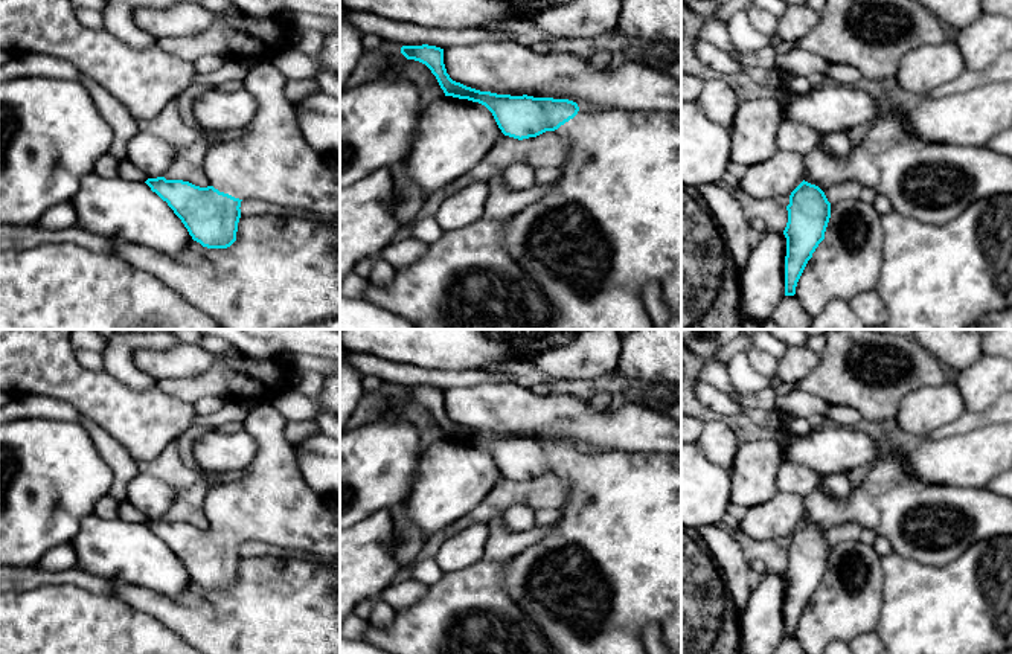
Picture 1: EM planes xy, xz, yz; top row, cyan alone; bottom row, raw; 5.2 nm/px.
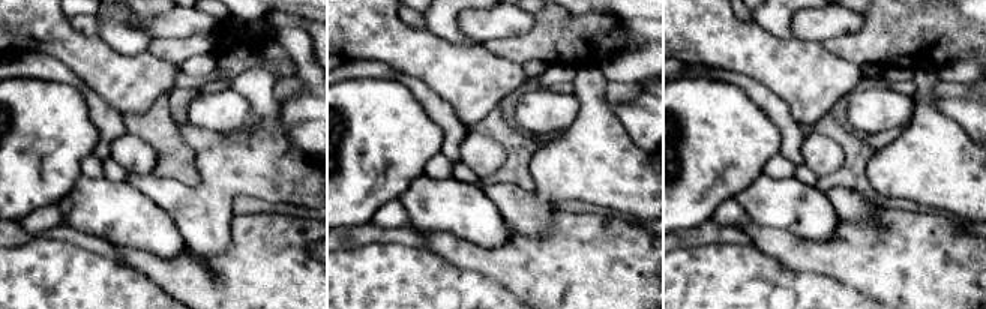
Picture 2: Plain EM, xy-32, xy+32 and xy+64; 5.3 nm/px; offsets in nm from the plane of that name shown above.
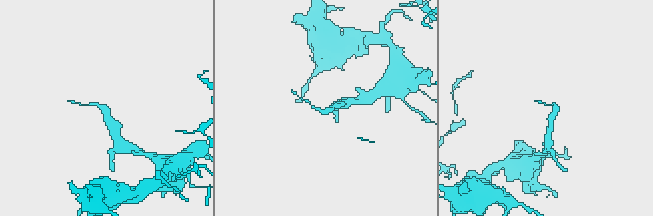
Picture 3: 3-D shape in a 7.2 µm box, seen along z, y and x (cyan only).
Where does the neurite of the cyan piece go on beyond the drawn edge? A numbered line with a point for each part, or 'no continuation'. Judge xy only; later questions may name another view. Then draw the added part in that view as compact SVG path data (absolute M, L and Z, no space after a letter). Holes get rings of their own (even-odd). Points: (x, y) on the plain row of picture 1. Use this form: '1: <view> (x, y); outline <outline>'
1: xy (270, 502); outline M259 404L250 410L239 427L256 439L258 454L244 474L210 488L204 512L210 527L219 534L306 552L329 563L340 556L340 506L308 486L296 447L283 434L285 424L287 419L273 404Z

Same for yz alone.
1: yz (930, 523); outline M886 445L867 466L863 483L846 497L818 488L803 497L805 523L828 527L857 523L886 537L892 552L925 566L942 567L957 559L969 546L998 535L1012 535L1012 500L986 488L963 488L919 482L905 473L907 454Z

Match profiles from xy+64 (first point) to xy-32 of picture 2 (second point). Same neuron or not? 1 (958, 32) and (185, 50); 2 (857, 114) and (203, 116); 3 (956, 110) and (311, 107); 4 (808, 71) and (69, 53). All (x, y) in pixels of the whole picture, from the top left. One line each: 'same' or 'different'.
1: same
2: same
3: different
4: same

